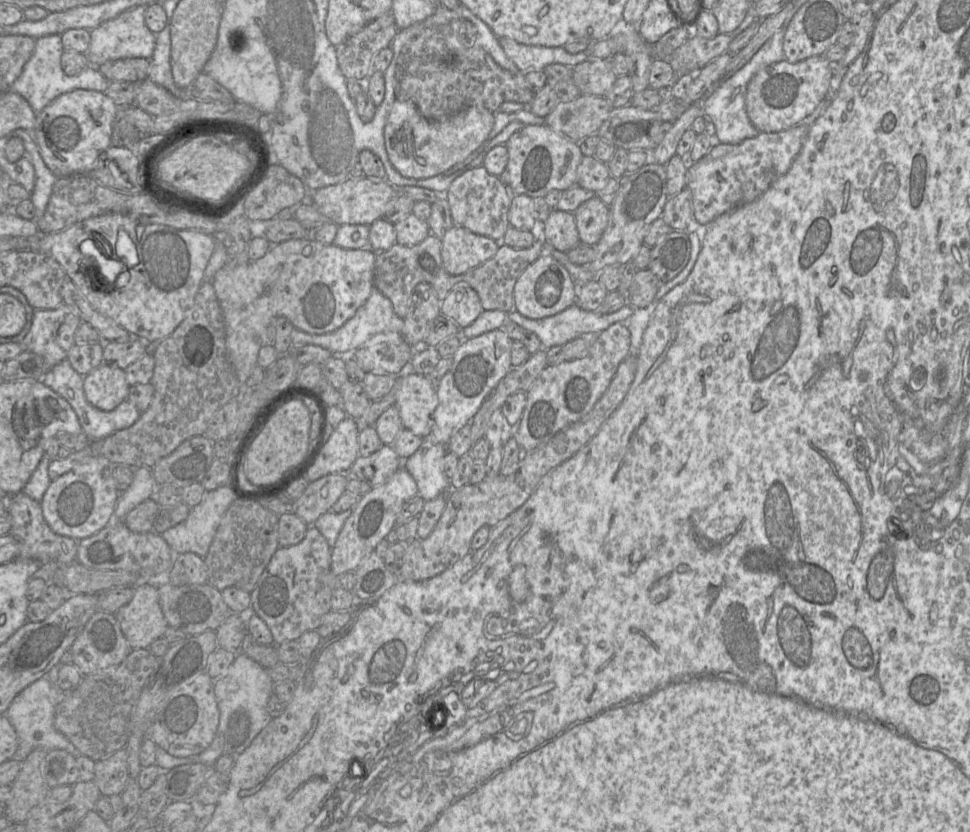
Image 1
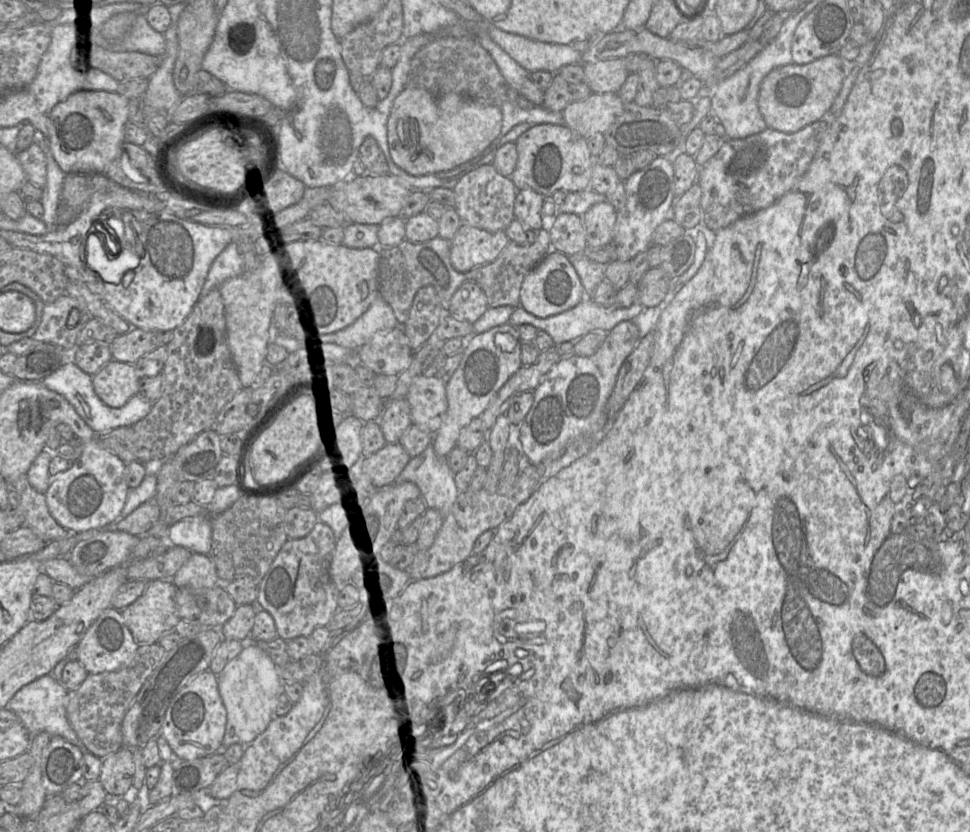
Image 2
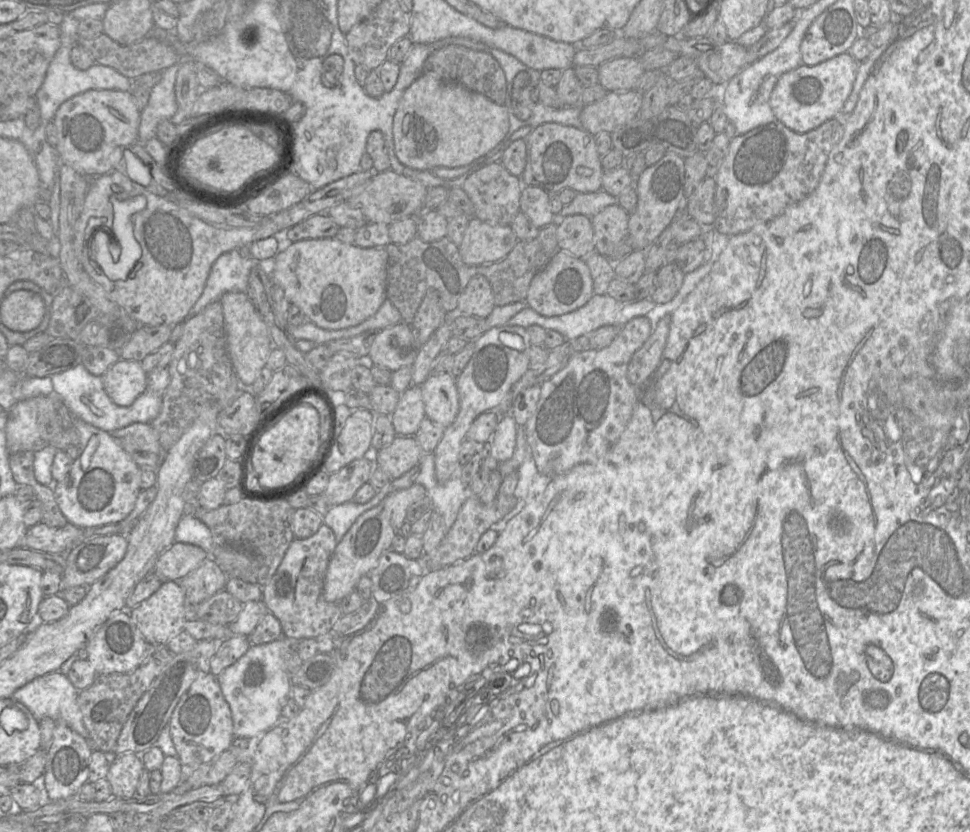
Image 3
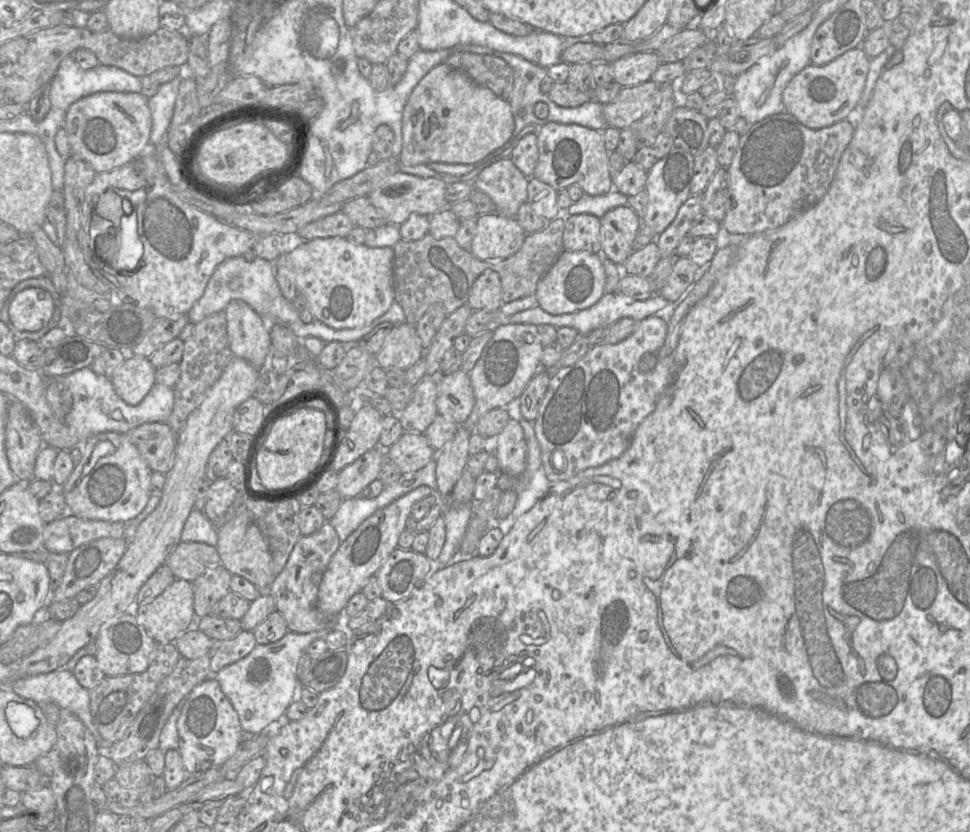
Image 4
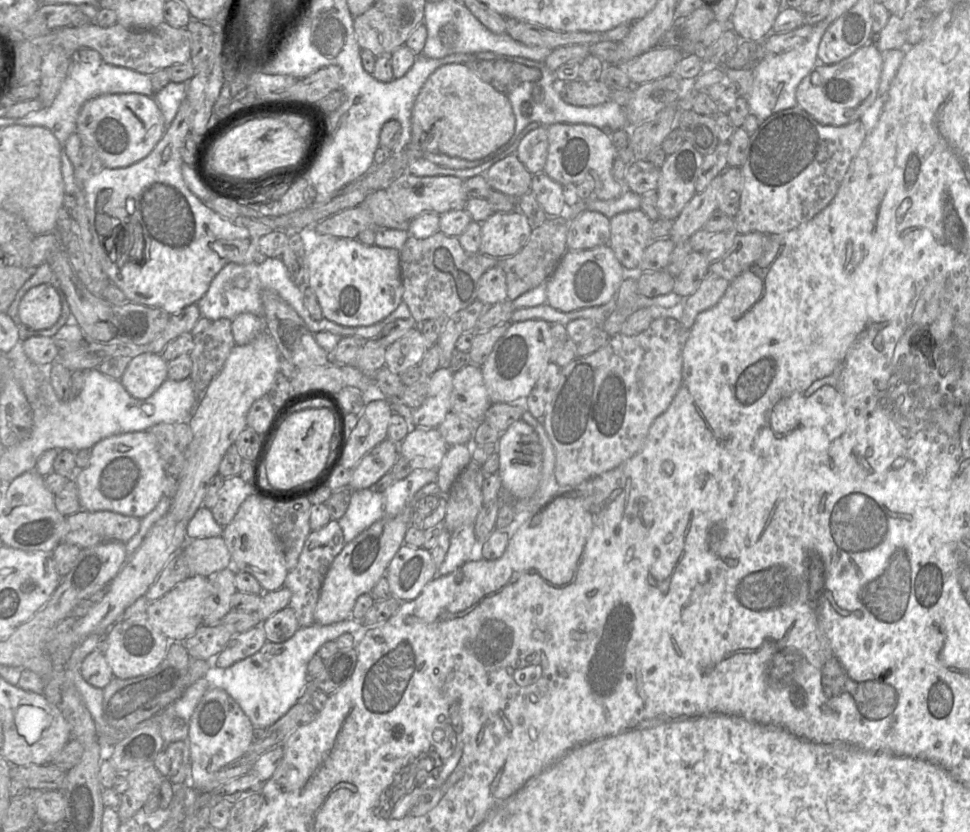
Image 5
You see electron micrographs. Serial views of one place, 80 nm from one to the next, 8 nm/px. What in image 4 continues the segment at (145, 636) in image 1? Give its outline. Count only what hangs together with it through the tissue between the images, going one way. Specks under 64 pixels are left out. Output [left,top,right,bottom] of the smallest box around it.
[125,579,195,644]

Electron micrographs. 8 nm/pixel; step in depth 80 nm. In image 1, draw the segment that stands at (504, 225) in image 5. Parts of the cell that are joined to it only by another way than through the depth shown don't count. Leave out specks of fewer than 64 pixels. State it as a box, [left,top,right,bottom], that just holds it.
[441,226,503,275]

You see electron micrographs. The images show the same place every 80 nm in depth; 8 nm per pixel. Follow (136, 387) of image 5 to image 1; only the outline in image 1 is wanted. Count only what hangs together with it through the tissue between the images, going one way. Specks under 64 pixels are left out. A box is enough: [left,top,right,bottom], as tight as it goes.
[84,363,130,411]

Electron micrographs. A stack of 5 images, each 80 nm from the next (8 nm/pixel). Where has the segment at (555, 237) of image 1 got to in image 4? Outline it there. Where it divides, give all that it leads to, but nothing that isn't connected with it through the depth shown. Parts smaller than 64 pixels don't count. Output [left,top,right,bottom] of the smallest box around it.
[562,214,601,253]

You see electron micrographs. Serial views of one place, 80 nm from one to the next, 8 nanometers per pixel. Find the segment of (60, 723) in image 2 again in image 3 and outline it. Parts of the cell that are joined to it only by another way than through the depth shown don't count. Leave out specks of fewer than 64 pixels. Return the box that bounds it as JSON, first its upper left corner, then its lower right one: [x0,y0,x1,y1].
[12,672,90,744]

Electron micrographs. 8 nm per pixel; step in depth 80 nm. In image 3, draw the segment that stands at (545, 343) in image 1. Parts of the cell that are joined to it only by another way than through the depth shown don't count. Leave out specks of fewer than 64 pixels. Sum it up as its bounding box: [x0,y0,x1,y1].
[509,294,656,341]

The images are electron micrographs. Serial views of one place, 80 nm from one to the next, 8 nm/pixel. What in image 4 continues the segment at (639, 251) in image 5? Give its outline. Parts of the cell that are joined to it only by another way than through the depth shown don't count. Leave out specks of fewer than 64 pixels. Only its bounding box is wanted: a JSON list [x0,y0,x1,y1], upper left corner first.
[600,206,642,266]

